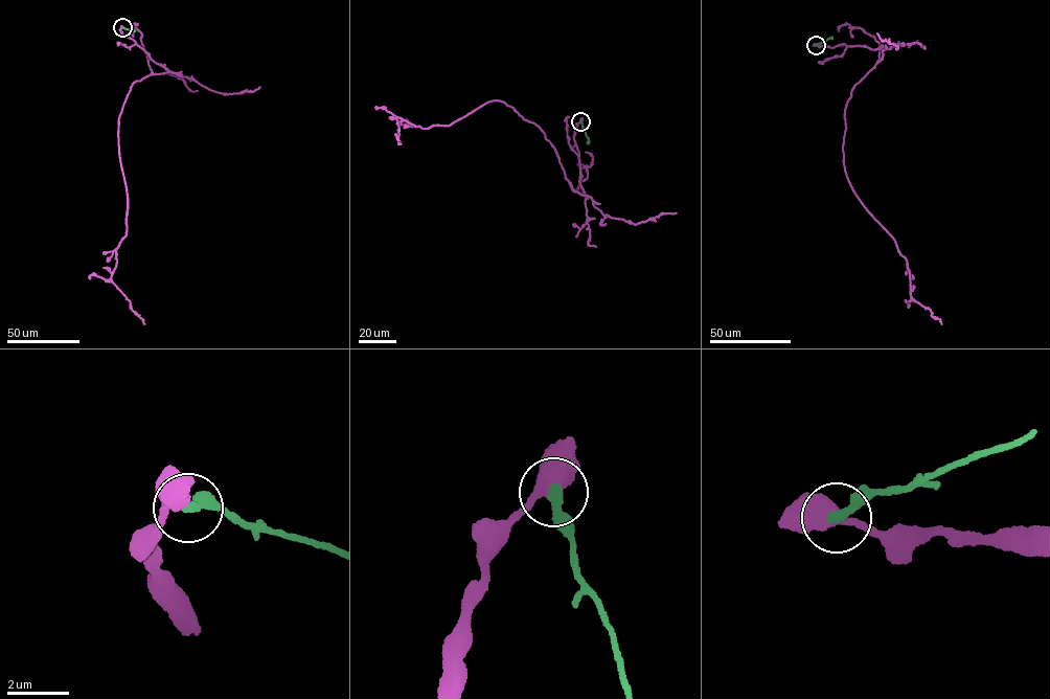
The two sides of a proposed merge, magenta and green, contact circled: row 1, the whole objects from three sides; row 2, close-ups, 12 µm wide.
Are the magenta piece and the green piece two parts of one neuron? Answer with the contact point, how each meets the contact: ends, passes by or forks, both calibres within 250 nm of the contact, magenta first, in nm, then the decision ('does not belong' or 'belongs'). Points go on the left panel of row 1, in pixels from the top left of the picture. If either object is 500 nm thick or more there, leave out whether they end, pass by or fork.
at (122, 27); magenta passes by; green ends there; 480 nm thick on the magenta side, 320 nm on the other; belongs

